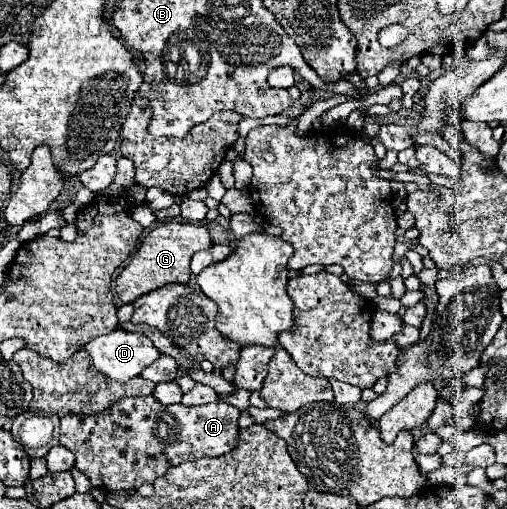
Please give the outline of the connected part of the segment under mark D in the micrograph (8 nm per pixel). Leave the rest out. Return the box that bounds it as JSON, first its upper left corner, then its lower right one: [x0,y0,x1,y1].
[84,328,160,382]

